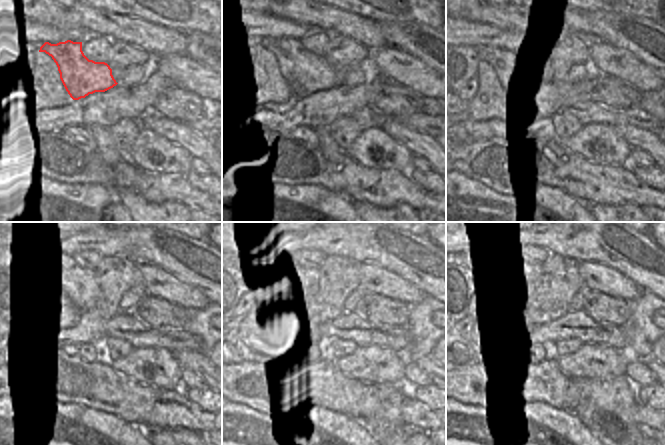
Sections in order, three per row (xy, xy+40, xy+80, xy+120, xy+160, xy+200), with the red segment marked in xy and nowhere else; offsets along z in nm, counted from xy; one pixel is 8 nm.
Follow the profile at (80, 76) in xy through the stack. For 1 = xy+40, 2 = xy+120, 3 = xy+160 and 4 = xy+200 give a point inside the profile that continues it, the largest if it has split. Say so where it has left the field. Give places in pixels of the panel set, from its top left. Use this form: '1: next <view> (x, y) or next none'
1: next xy+40 (306, 73)
2: next xy+120 (84, 291)
3: next xy+160 (312, 272)
4: next xy+200 (531, 267)

